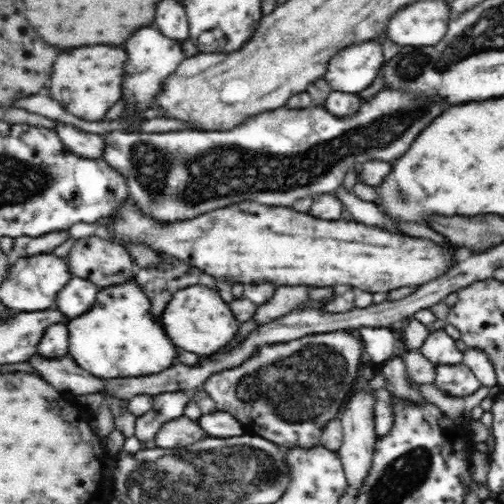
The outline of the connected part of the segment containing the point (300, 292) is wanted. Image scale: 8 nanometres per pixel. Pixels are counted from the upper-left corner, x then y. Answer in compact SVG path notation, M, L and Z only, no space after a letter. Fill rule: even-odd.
M278 288L274 298L256 310L254 320L258 324L266 324L270 320L286 316L306 300L308 300L308 288Z

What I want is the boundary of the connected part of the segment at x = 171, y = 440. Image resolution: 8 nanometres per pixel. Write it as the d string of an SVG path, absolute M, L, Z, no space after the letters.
M185 415L164 424L156 433L155 442L157 447L162 450L170 450L174 448L184 448L186 444L194 444L194 440L202 440L207 434L202 427L186 418Z

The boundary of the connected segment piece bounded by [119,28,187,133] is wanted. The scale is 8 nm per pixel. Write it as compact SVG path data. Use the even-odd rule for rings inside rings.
M154 28L136 30L128 38L124 48L128 50L126 52L128 54L126 72L130 72L130 80L126 80L126 92L122 92L122 100L126 100L126 106L124 106L119 118L130 123L130 127L132 127L130 132L142 133L139 130L139 124L148 119L148 110L153 105L153 100L157 99L163 82L167 76L170 76L178 68L183 60L186 60L187 56L182 51L182 46L178 41L160 34Z

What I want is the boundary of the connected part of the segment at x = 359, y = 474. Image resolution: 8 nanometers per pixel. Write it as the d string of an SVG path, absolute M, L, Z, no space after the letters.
M358 392L356 396L350 398L346 410L342 412L340 421L343 427L343 441L337 454L341 458L344 476L348 481L348 489L355 495L358 494L361 486L366 482L369 470L372 466L373 453L375 452L375 443L379 437L375 431L375 407L376 398L370 392Z

